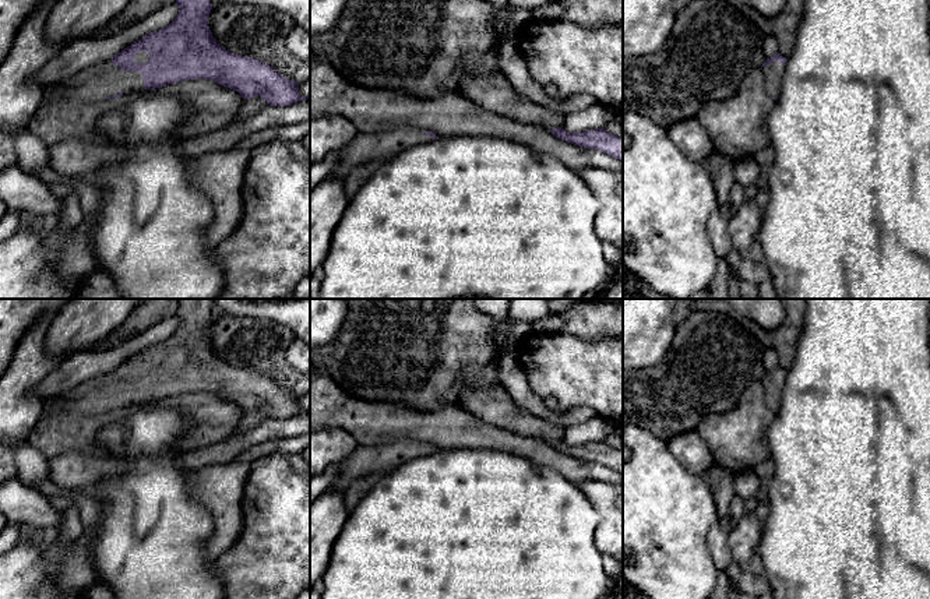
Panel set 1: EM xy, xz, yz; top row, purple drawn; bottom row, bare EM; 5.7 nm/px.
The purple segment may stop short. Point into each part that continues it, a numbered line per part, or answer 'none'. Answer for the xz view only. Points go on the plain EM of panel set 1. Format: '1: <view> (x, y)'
1: xz (365, 460)

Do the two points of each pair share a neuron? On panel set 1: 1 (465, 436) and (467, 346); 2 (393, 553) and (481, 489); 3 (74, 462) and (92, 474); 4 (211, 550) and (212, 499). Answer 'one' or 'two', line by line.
1: two
2: one
3: one
4: one

